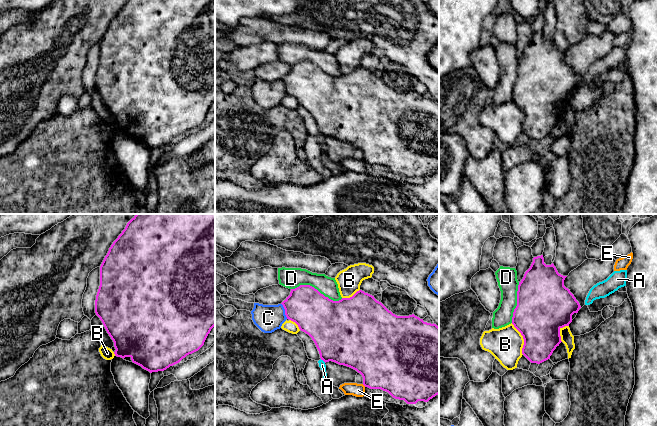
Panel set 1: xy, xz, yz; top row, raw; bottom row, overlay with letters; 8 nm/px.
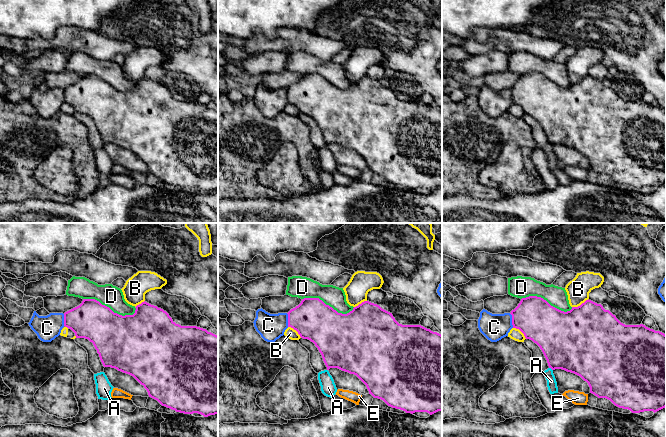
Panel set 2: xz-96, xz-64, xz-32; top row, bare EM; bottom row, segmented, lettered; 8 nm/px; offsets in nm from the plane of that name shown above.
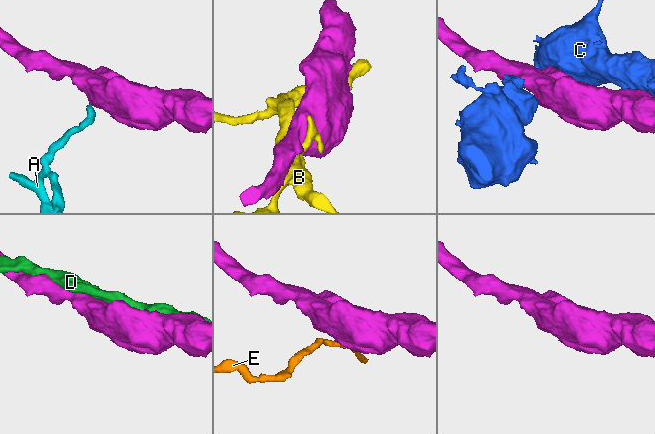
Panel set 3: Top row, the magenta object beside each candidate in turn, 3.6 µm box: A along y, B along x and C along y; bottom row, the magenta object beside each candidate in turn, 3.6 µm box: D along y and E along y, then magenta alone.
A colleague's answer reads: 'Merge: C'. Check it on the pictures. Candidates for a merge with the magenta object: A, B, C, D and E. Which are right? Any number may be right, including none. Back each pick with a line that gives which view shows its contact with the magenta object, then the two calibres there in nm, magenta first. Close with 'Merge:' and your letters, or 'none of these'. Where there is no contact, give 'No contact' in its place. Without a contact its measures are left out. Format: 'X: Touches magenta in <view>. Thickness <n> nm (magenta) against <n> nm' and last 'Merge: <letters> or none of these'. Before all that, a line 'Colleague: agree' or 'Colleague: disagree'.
Colleague: disagree
Merge: none of these

